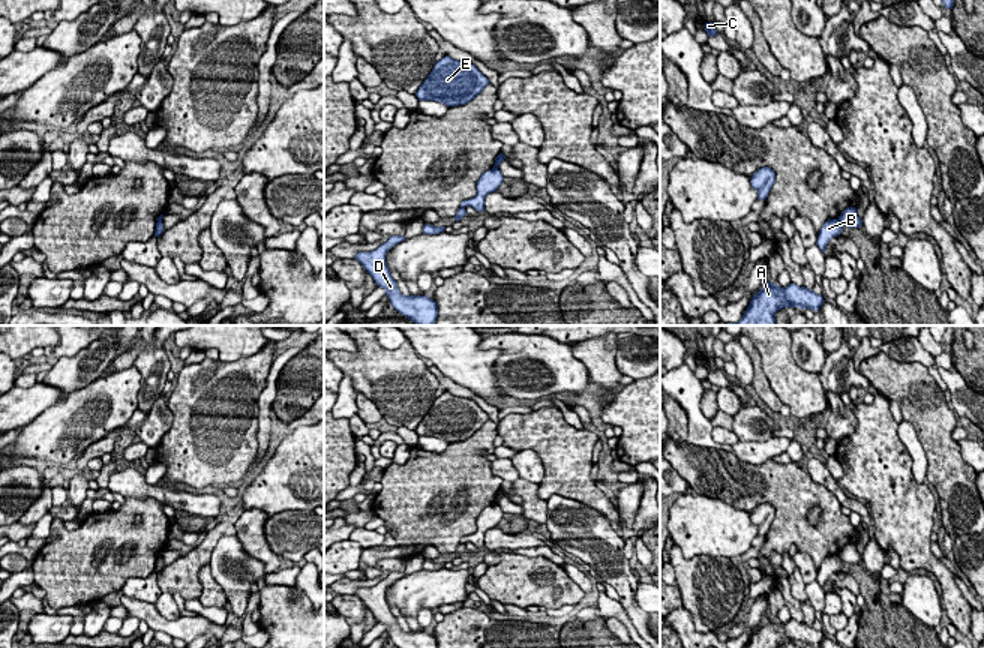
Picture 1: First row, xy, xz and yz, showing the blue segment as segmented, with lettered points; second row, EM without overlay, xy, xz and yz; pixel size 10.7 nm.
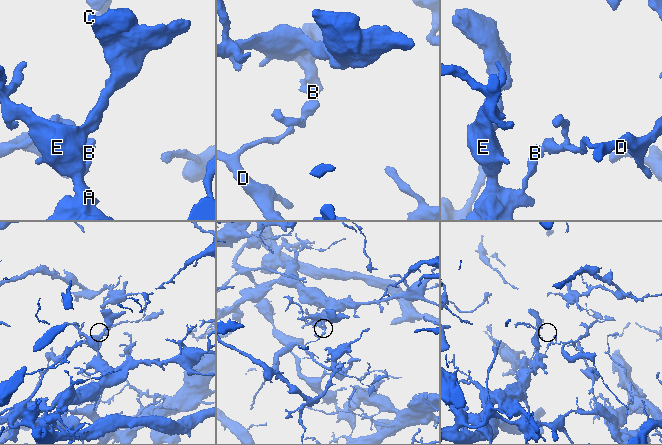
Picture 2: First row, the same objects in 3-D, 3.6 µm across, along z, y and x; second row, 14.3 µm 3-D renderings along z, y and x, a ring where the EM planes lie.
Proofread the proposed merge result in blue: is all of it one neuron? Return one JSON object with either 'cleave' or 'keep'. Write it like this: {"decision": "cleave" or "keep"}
{"decision": "cleave"}

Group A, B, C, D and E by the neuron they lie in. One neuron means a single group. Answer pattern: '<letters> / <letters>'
A B C E / D

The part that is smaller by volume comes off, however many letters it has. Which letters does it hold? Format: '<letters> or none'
D

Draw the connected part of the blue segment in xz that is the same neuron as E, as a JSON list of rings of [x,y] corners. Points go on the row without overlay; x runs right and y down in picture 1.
[[[446,392],[435,398],[416,432],[418,436],[458,442],[471,438],[488,420],[489,416],[474,400]]]

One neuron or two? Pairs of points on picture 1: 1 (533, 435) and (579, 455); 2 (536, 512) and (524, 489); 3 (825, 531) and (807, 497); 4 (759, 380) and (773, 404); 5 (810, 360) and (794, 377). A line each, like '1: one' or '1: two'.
1: one
2: one
3: one
4: one
5: two

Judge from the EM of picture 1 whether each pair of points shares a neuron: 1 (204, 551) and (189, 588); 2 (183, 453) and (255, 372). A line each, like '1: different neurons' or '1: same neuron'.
1: same neuron
2: same neuron

